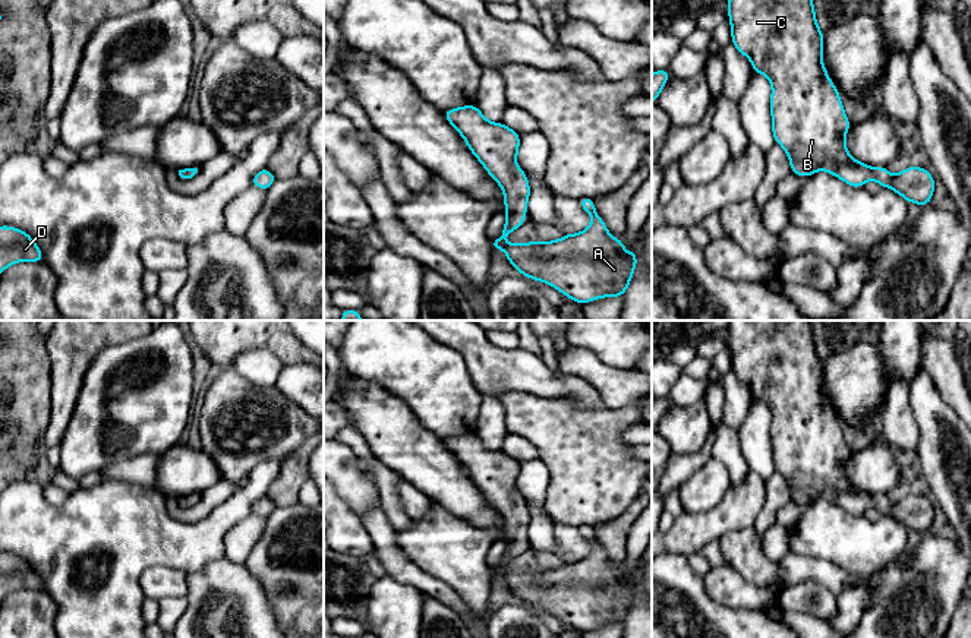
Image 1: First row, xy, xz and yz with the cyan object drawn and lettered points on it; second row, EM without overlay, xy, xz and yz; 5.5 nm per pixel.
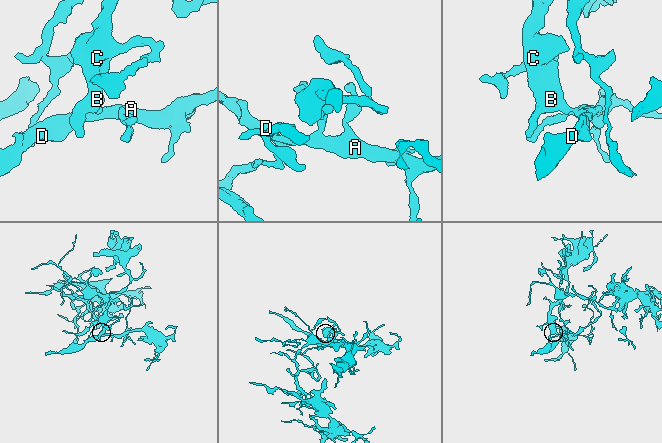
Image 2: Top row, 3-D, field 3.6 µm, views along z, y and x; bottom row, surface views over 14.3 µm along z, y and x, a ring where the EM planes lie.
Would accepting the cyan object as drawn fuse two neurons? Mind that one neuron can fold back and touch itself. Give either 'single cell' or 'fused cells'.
single cell

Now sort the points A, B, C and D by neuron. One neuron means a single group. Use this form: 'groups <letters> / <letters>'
groups A B C D

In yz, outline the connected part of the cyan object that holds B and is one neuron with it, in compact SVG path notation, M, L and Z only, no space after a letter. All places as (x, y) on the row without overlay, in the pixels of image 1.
M729 320L728 332L732 372L751 388L753 401L763 401L772 411L772 462L788 481L791 500L810 505L825 498L857 517L874 506L907 530L921 534L930 531L934 506L929 498L908 495L892 503L888 496L873 496L847 478L845 461L851 451L844 440L839 419L823 394L823 359L817 354L810 320Z

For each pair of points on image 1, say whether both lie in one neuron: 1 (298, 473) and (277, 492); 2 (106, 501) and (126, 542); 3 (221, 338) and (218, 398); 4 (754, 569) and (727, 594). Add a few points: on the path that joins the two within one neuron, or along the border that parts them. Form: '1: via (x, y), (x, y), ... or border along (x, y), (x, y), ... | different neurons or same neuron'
1: via (293, 477), (281, 489) | same neuron
2: via (112, 511), (116, 531) | same neuron
3: border along (232, 365), (221, 369) | different neurons
4: border along (725, 561), (756, 586), (772, 587), (776, 591) | different neurons

